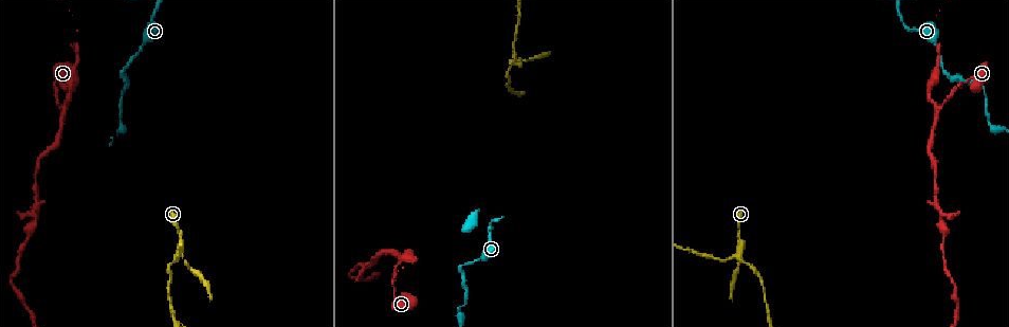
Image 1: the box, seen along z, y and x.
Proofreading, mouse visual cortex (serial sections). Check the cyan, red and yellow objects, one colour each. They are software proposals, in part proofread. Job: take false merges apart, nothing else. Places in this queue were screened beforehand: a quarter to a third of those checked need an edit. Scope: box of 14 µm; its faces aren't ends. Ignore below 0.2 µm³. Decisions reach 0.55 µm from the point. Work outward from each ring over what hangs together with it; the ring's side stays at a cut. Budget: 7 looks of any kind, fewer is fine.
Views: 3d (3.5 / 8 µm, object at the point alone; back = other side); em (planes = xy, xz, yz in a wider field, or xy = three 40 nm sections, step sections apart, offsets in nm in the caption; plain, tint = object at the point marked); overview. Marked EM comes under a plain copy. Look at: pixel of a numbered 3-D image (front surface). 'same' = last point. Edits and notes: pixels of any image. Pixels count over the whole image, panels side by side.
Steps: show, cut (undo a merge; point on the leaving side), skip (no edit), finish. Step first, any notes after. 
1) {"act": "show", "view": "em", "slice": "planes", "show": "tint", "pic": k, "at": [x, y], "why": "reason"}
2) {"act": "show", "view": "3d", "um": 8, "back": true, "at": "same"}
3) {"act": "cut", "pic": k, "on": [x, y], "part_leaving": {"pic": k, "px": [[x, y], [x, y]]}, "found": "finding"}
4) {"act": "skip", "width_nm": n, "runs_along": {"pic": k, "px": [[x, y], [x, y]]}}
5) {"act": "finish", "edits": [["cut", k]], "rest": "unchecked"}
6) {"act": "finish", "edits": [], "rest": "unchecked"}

{"act": "show", "view": "3d", "um": 8, "pic": 1, "at": [460, 266], "why": "abrupt turn"}

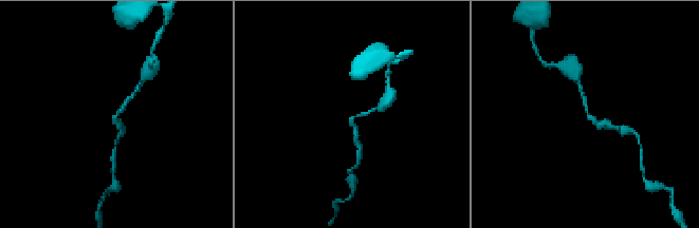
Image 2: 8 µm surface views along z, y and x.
{"act": "show", "view": "3d", "um": 3.5, "pic": 2, "at": [114, 116], "why": "zoom in"}

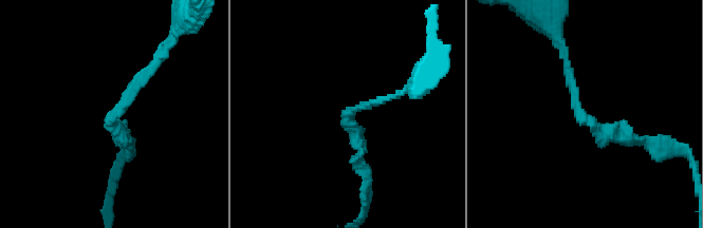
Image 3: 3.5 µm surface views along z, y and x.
{"act": "show", "view": "em", "slice": "xy", "step": 1, "show": "tint", "pic": 3, "at": [583, 117], "why": "shape alone is not enough"}

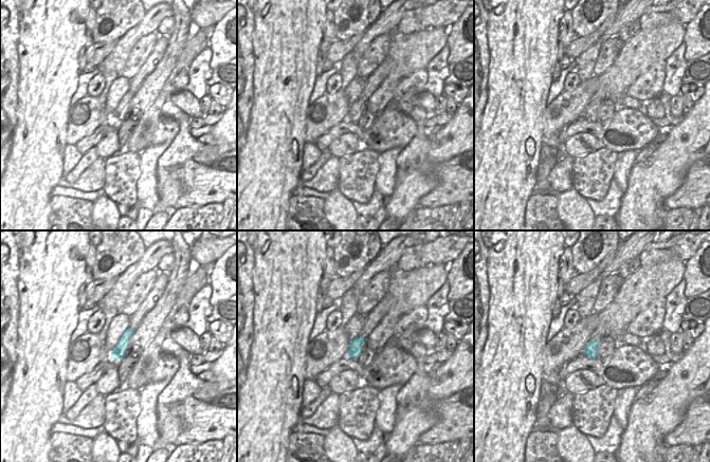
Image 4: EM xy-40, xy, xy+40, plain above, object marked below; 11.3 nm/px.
{"act": "skip", "arm_widths_nm": [150, 200], "runs_along": {"pic": 3, "px": [[567, 63], [583, 118], [643, 140]]}, "found": "one cell here"}

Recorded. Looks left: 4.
{"act": "show", "view": "3d", "um": 3.5, "pic": 1, "at": [988, 117], "why": "sudden change in width"}

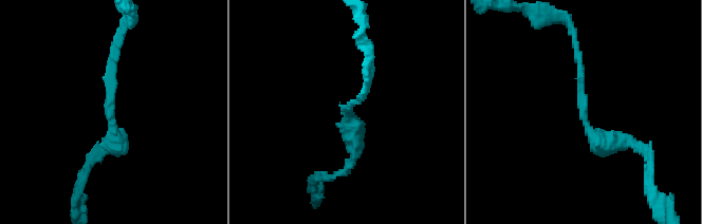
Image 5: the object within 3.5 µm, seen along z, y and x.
{"act": "show", "view": "em", "slice": "xy", "step": 2, "show": "tint", "pic": 5, "at": [346, 113], "arm_widths_nm": [100, 250], "why": "shape alone is not enough"}

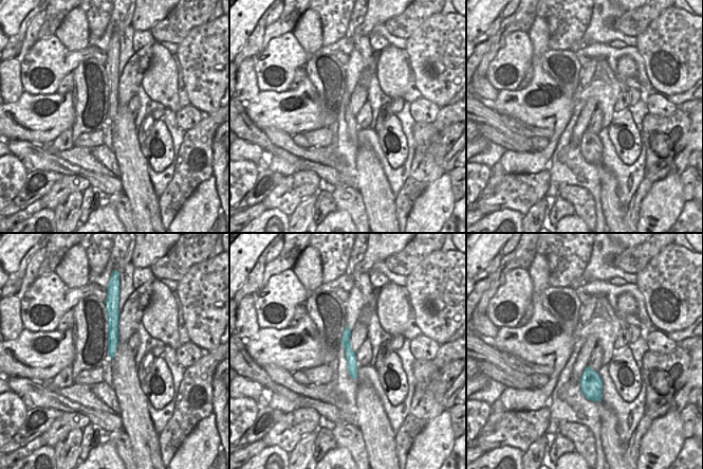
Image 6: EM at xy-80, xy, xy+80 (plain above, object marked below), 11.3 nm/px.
{"act": "show", "view": "em", "slice": "planes", "show": "tint", "at": "same"}

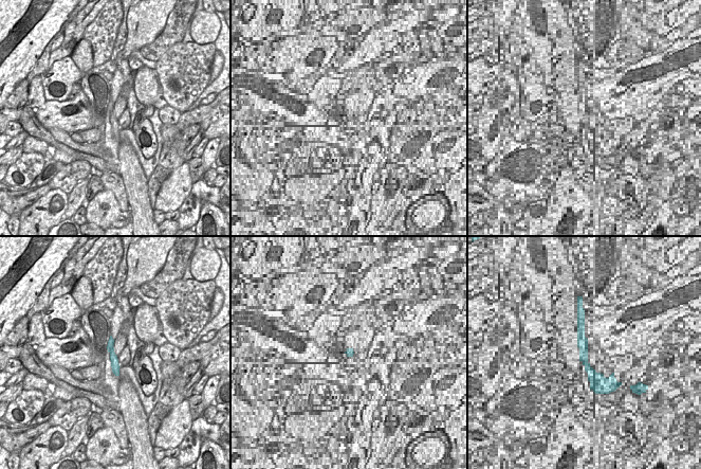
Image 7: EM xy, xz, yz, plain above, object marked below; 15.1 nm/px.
{"act": "skip", "runs_along": {"pic": 7, "px": [[111, 340], [111, 353], [116, 373]]}, "found": "continuous, no second cell"}

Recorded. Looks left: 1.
{"act": "finish", "edits": [], "rest": "unchecked"}

